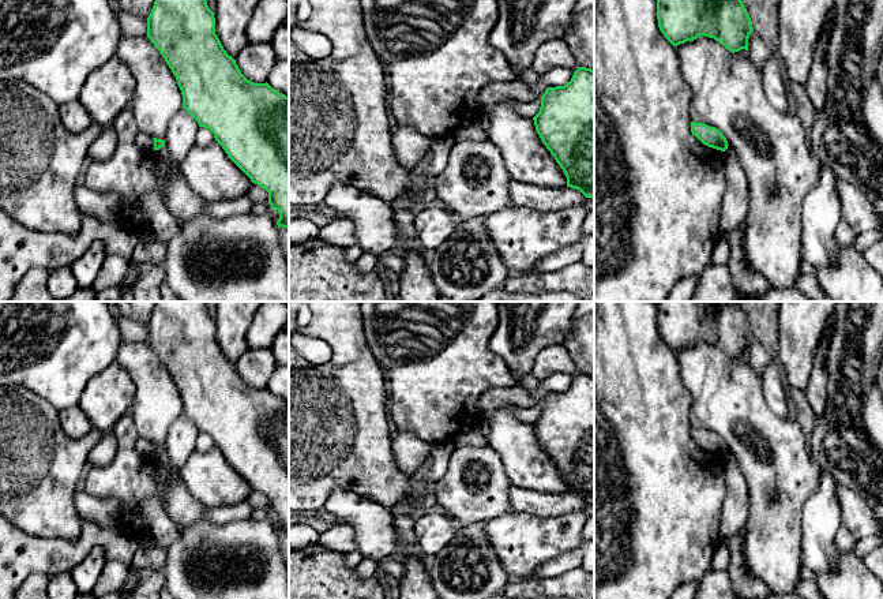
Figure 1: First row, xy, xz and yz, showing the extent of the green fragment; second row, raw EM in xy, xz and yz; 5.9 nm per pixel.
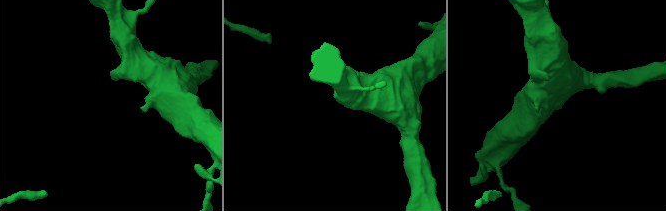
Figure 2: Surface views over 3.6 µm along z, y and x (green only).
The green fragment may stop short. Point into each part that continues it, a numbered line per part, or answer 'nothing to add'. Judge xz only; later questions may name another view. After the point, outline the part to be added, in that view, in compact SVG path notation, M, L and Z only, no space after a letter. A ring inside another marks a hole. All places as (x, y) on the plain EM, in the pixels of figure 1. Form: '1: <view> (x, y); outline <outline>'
nothing to add

